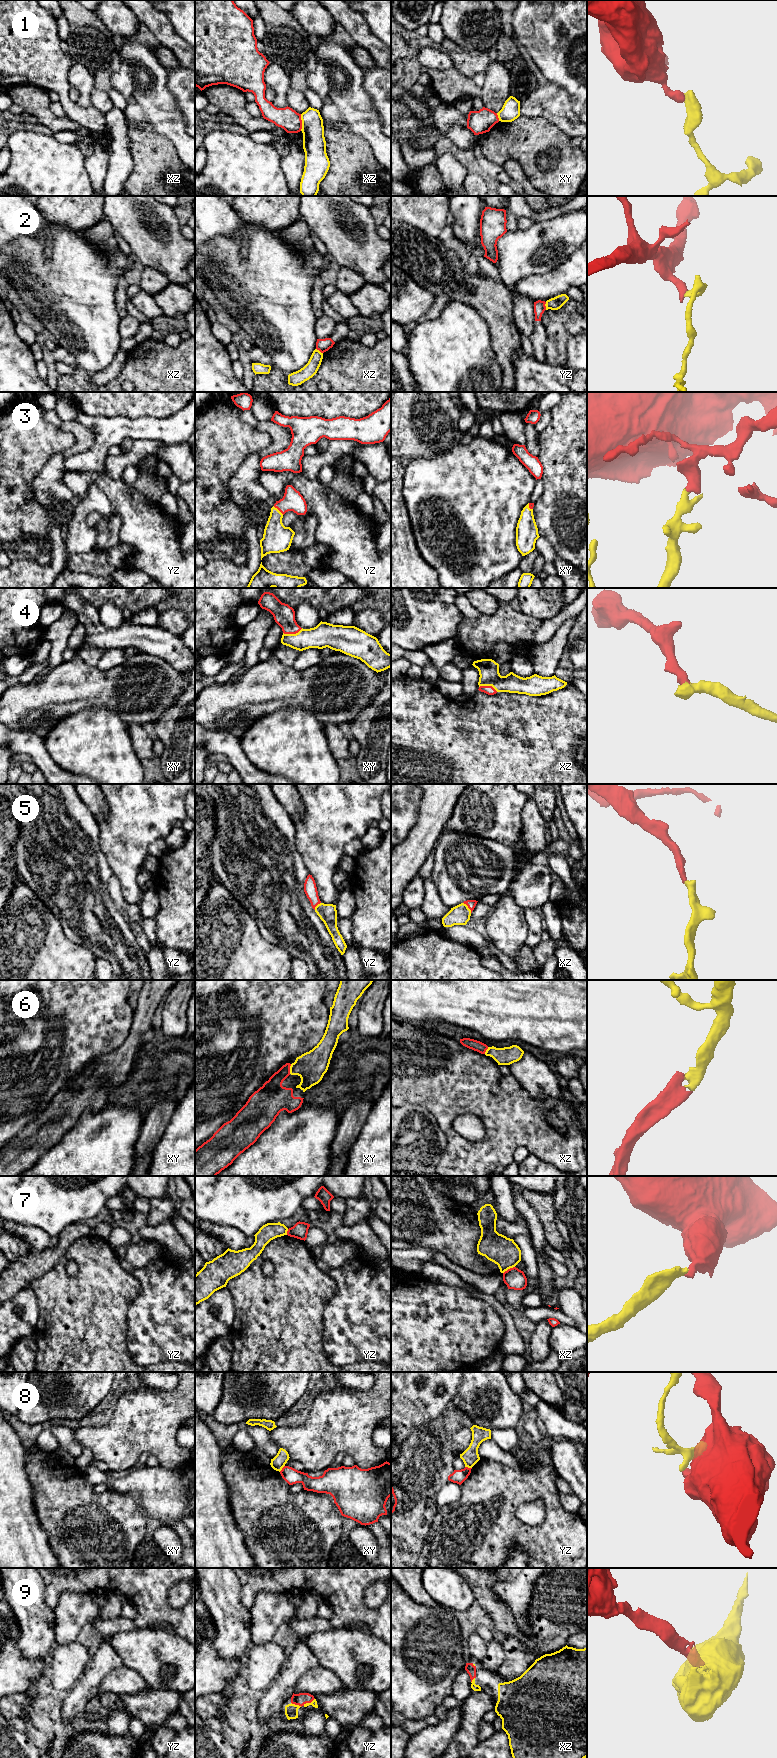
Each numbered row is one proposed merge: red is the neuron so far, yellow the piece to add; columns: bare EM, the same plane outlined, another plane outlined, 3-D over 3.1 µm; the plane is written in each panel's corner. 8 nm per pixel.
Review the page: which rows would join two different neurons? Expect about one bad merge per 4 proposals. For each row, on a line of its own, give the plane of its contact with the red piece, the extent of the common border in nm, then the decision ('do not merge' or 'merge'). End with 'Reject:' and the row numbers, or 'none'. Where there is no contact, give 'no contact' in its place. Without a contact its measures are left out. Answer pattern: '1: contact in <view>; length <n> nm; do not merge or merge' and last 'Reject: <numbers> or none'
1: contact in xz; length 140 nm; do not merge
2: contact in yz; length 60 nm; do not merge
3: contact in yz; length 110 nm; merge
4: contact in xy; length 170 nm; merge
5: contact in xz; length 110 nm; merge
6: contact in xy; length 80 nm; merge
7: contact in xz; length 110 nm; do not merge
8: contact in yz; length 60 nm; do not merge
9: contact in yz; length 110 nm; merge
Reject: 1, 2, 7, 8

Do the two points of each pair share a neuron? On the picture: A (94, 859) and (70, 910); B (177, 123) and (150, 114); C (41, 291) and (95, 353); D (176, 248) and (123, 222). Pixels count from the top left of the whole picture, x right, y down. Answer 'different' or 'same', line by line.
A: same
B: same
C: same
D: same

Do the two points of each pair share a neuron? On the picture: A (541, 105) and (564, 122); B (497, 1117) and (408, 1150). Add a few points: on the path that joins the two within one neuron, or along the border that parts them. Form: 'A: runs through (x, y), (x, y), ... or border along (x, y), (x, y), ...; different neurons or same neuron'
A: runs through (547, 105), (558, 116); same neuron
B: border along (433, 1116), (446, 1138), (446, 1148), (440, 1159); different neurons

